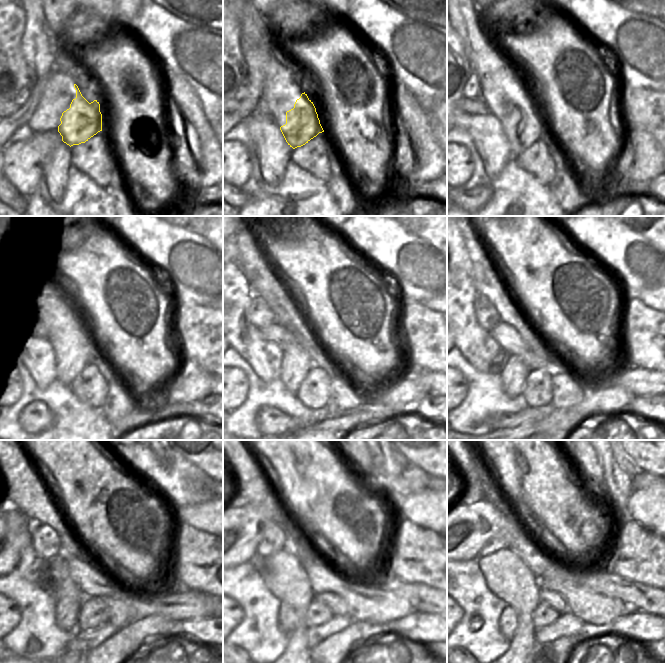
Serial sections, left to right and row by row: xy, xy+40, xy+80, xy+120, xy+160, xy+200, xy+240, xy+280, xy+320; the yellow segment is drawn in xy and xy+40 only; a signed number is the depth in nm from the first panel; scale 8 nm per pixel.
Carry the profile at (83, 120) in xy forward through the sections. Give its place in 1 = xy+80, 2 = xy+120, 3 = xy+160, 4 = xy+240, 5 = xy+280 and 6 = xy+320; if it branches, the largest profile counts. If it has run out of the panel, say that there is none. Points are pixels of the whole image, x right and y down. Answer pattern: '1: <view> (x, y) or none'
1: xy+80 (525, 128)
2: xy+120 (77, 345)
3: xy+160 (296, 362)
4: xy+240 (67, 608)
5: xy+280 (288, 619)
6: xy+320 (508, 622)

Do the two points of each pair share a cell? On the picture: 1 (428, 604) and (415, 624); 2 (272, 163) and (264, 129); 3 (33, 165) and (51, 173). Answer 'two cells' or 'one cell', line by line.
1: two cells
2: one cell
3: two cells

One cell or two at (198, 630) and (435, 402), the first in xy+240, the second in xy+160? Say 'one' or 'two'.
one

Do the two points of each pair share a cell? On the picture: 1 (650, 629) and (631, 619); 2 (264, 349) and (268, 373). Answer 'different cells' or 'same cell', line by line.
1: same cell
2: same cell

